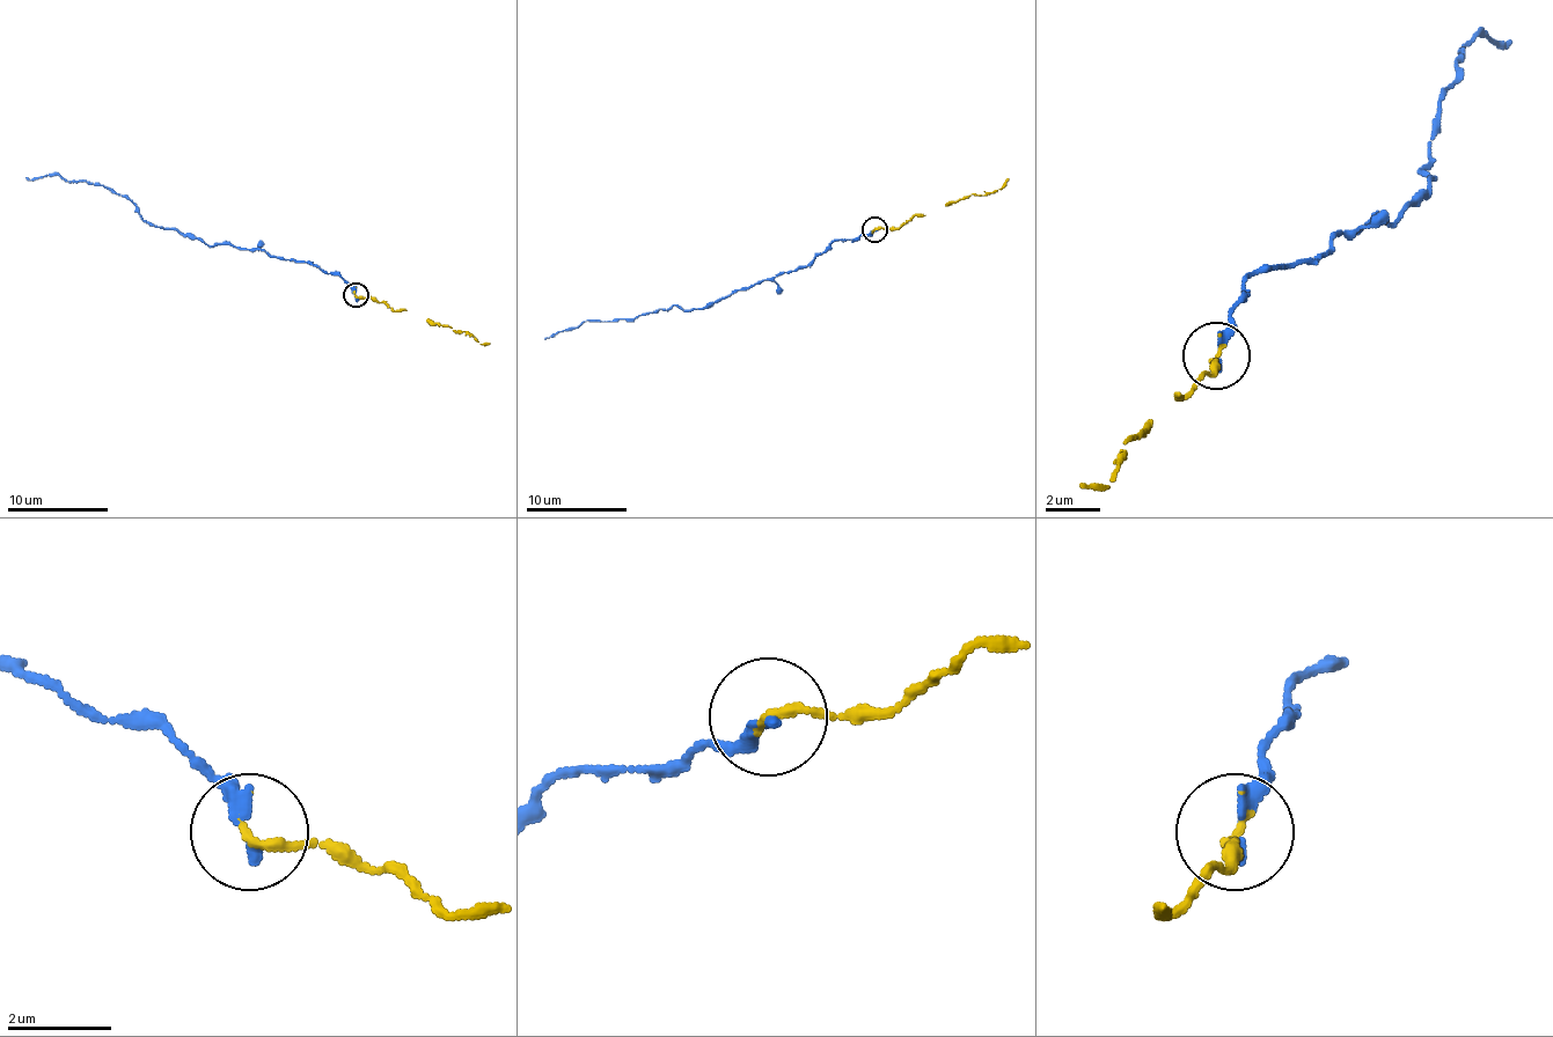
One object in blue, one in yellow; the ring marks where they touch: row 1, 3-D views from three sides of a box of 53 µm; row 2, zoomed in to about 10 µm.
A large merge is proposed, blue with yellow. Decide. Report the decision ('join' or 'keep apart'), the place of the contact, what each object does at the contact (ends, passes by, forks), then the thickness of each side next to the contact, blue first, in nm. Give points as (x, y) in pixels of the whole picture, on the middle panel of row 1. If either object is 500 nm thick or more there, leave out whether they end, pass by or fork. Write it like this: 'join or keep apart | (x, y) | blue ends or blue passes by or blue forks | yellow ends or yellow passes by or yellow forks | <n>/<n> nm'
join | (874, 229) | blue ends | yellow ends | 240/180 nm

